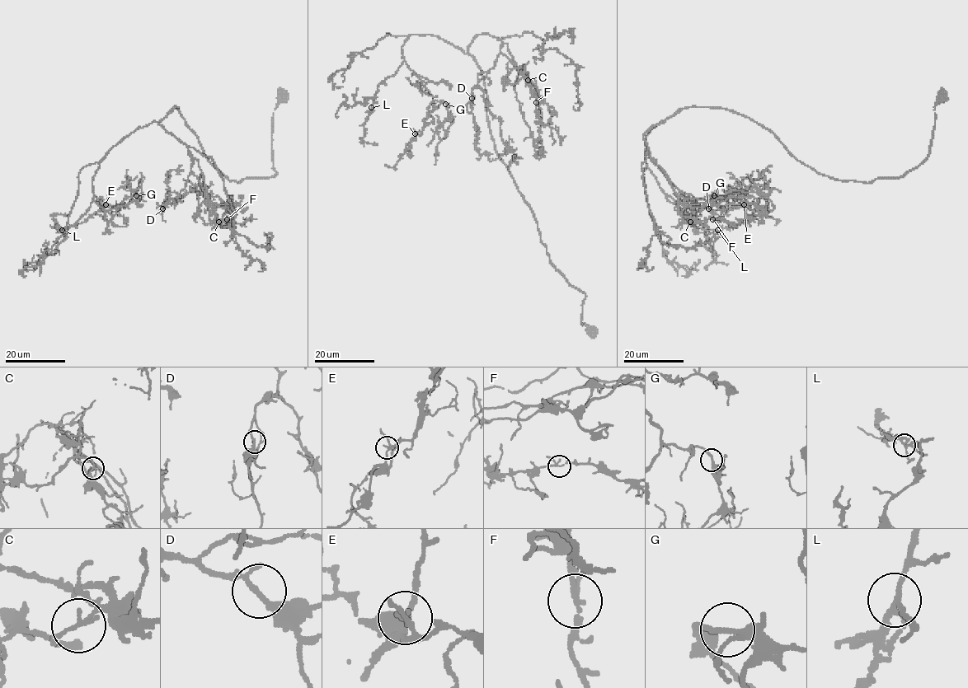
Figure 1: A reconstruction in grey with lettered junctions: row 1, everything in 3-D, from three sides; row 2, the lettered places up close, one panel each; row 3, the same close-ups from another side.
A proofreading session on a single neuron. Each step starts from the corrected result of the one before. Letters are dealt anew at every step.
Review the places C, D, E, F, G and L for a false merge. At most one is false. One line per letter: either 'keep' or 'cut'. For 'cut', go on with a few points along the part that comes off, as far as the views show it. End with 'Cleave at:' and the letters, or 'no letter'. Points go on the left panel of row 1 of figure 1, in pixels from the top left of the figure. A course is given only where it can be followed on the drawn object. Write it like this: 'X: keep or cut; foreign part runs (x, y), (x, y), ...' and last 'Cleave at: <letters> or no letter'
C: cut; foreign part runs (218, 222), (209, 218), (209, 198), (205, 198), (210, 192), (227, 206), (232, 213), (229, 217)
D: keep
E: keep
F: keep
G: keep
L: keep
Cleave at: C

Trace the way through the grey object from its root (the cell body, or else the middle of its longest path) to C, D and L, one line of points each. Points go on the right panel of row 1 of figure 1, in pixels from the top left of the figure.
C: (941, 95), (928, 156), (901, 177), (870, 183), (820, 175), (728, 109), (679, 109), (643, 138), (689, 222)
D: (941, 95), (928, 156), (870, 183), (820, 175), (728, 109), (679, 109), (643, 138), (708, 208)
L: (941, 95), (928, 156), (870, 183), (820, 175), (728, 109), (679, 109), (645, 161), (689, 224), (717, 230)

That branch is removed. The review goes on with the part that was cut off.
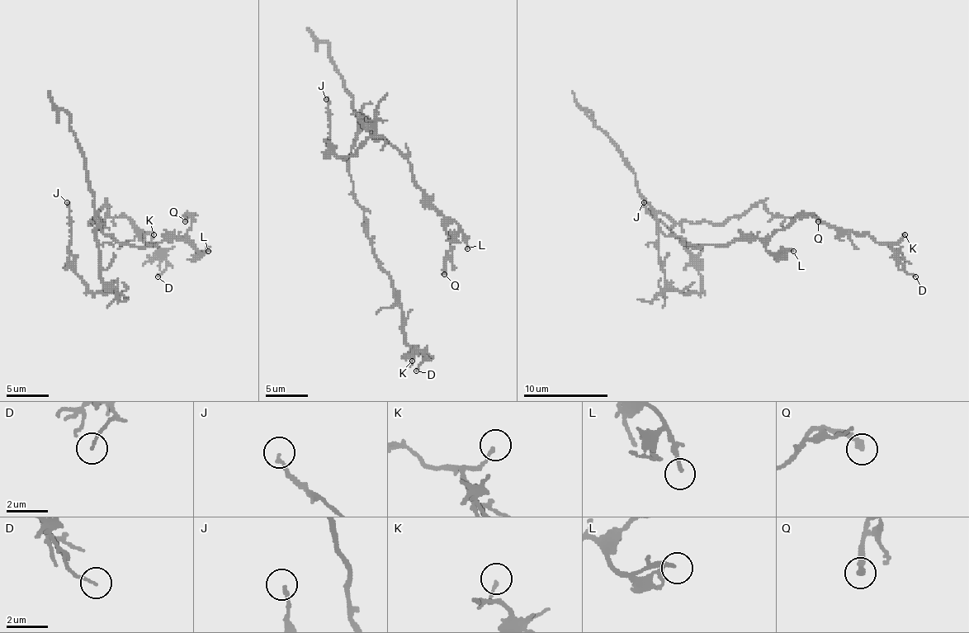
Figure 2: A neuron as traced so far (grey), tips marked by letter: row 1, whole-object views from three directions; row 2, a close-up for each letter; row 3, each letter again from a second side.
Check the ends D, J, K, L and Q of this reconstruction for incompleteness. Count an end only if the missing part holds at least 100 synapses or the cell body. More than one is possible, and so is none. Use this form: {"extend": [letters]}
{"extend": []}

